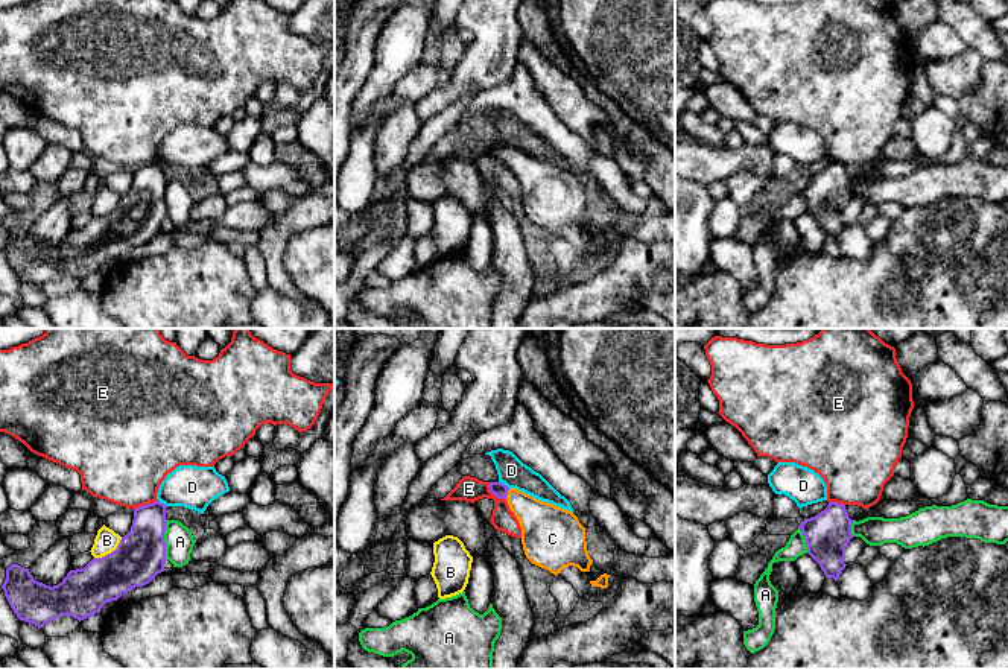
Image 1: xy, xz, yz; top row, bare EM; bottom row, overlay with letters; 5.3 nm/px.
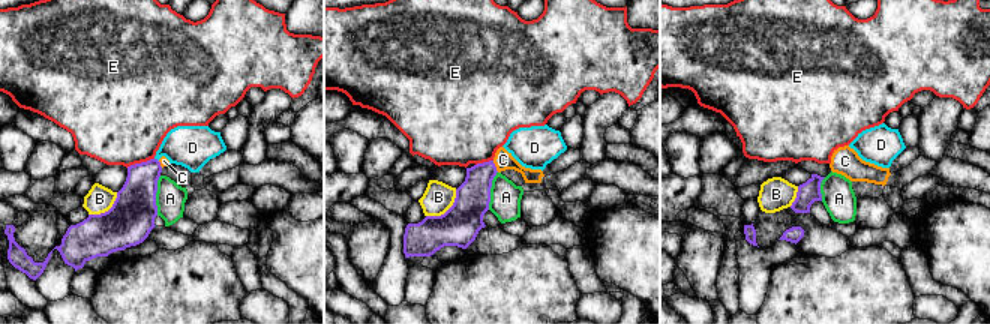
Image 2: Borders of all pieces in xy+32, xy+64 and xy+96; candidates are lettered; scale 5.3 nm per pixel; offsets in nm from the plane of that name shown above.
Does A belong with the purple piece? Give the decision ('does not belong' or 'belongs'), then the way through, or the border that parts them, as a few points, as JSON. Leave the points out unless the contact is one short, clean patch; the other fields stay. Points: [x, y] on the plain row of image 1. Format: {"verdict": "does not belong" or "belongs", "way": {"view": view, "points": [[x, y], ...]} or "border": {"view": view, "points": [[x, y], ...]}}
{"verdict": "does not belong", "border": {"view": "xy", "points": [[168, 180], [164, 218]]}}

